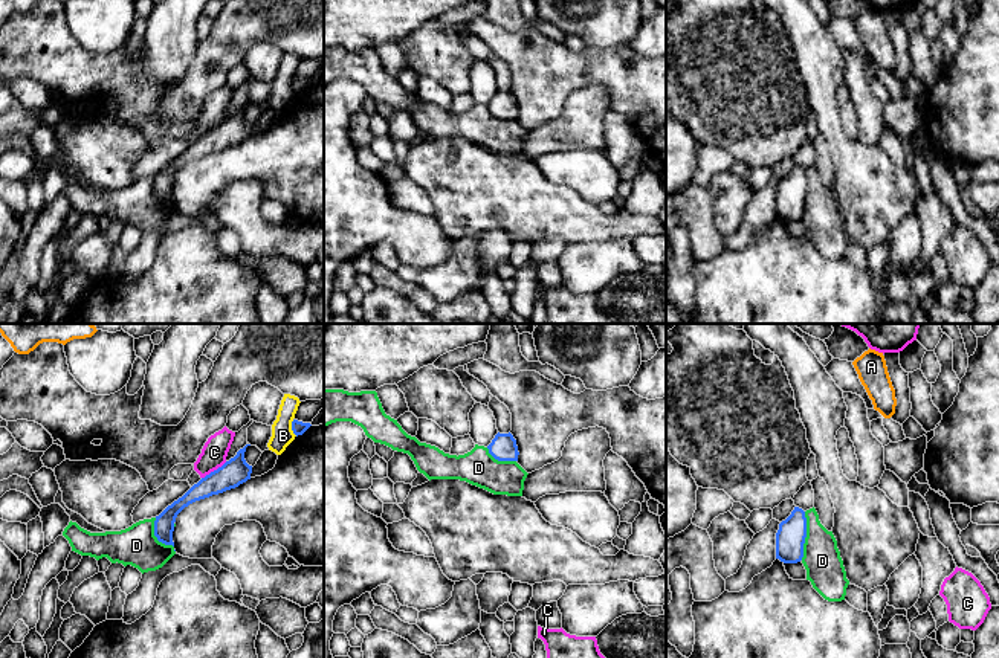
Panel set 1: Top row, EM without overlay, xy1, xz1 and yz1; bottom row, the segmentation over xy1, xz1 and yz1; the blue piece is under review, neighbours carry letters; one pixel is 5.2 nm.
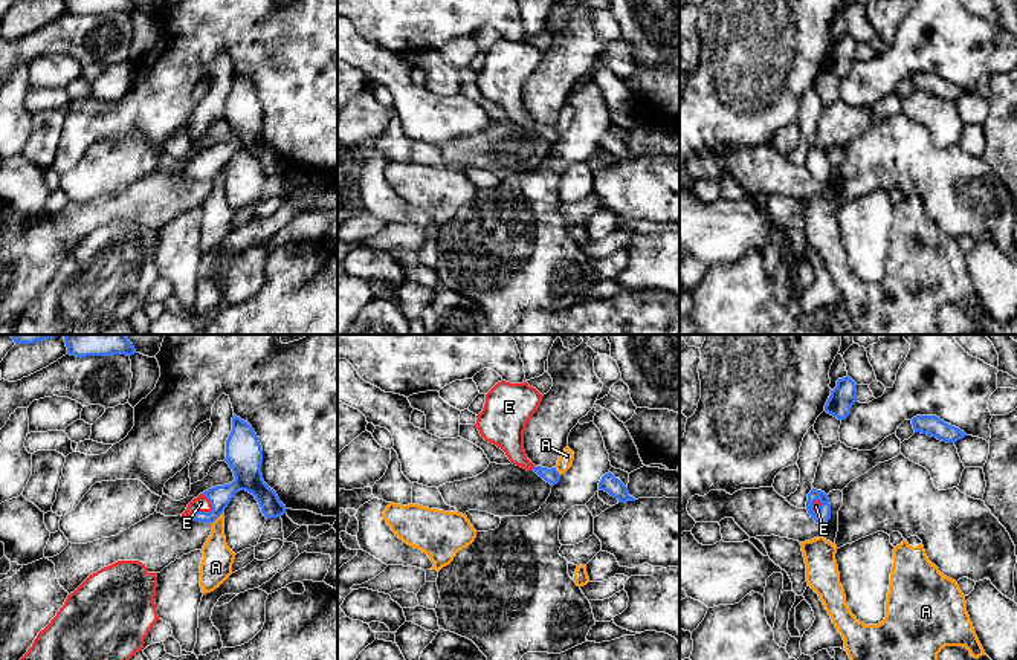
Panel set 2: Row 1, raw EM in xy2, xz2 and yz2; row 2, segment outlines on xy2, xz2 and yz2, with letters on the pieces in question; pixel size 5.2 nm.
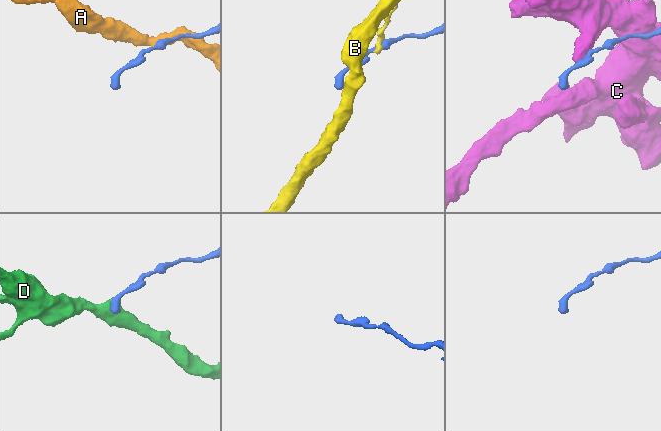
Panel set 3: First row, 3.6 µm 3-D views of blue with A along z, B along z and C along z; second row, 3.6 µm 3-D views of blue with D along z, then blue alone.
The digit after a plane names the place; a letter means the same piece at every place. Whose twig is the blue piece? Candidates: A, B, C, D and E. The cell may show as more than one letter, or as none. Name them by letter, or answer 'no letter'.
E

